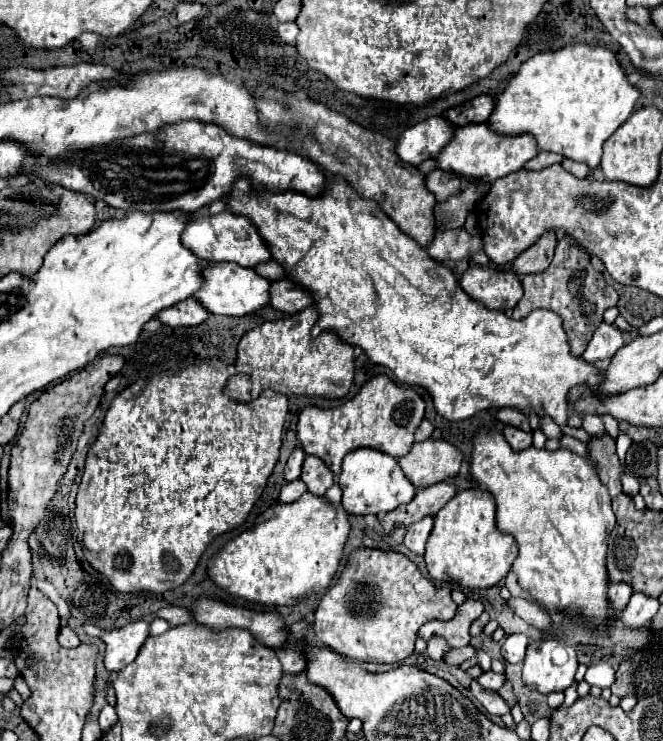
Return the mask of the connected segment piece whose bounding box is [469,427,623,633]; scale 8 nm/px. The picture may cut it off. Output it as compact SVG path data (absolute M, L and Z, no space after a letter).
M481 427L473 437L469 471L473 479L479 485L485 485L485 489L495 497L499 533L513 535L519 547L519 555L511 571L517 575L517 583L529 599L539 603L547 613L569 615L589 633L599 633L601 625L611 627L621 619L623 611L615 609L607 597L609 573L605 567L607 537L615 527L615 515L605 485L601 485L597 473L593 473L593 467L585 457L579 457L569 449L547 451L527 447L523 451L513 451L501 431Z

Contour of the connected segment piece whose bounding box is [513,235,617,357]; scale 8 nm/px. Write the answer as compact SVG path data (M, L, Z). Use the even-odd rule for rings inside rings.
M563 235L557 243L555 257L551 265L543 273L529 273L523 277L523 299L513 309L513 319L525 319L533 309L549 309L555 311L563 319L563 329L569 339L571 353L581 357L587 343L593 337L593 331L601 325L605 309L617 305L617 291L607 289L601 271L591 265L589 253L573 237Z

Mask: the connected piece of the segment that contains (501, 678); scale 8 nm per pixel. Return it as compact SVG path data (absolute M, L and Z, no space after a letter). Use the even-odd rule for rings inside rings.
M483 671L479 677L477 677L477 683L485 689L491 689L491 691L499 691L505 683L505 675L499 675L499 673L493 673L493 671Z

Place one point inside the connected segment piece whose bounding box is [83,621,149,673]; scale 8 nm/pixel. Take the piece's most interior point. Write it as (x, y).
(122, 644)

